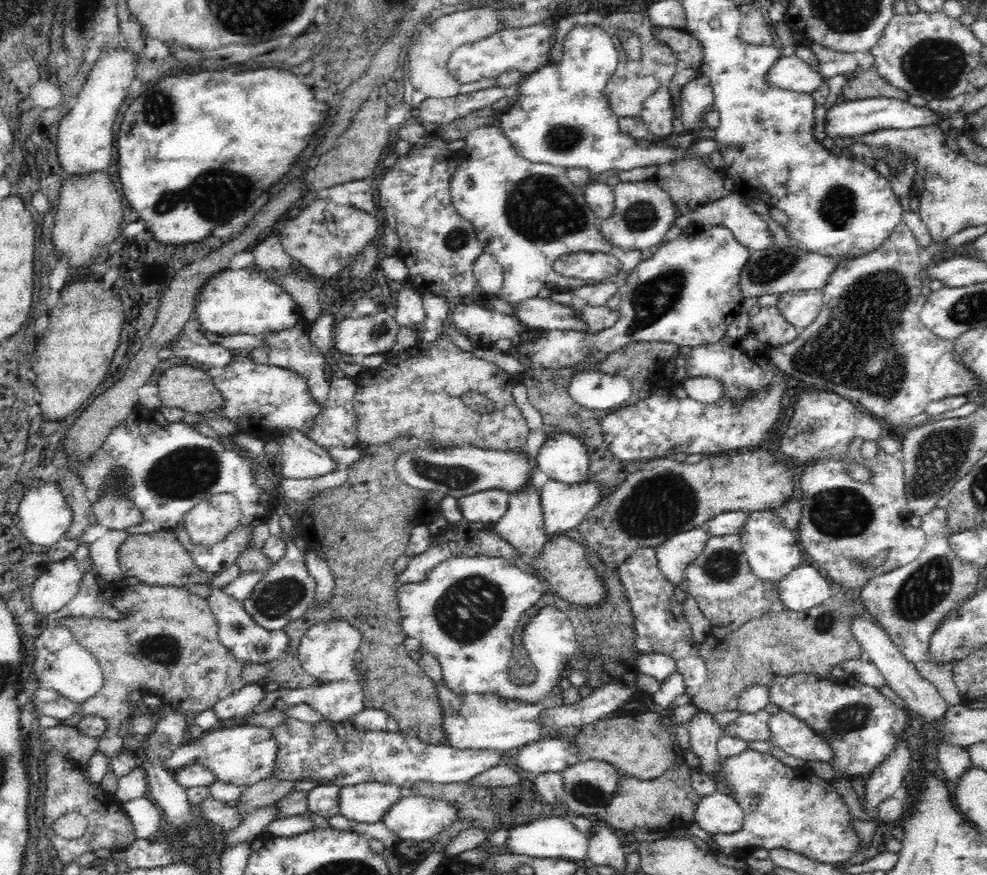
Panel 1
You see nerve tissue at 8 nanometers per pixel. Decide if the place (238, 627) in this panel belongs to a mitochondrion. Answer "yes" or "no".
yes

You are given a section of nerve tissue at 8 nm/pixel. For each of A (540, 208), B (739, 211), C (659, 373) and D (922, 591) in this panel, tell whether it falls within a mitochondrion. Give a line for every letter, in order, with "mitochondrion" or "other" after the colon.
A: mitochondrion
B: other
C: other
D: mitochondrion

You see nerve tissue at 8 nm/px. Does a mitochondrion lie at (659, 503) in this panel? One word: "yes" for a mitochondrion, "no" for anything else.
yes

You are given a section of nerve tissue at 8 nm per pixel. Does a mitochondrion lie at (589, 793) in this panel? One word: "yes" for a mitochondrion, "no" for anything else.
yes

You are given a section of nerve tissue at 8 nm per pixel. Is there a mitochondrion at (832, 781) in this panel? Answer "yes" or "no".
no

